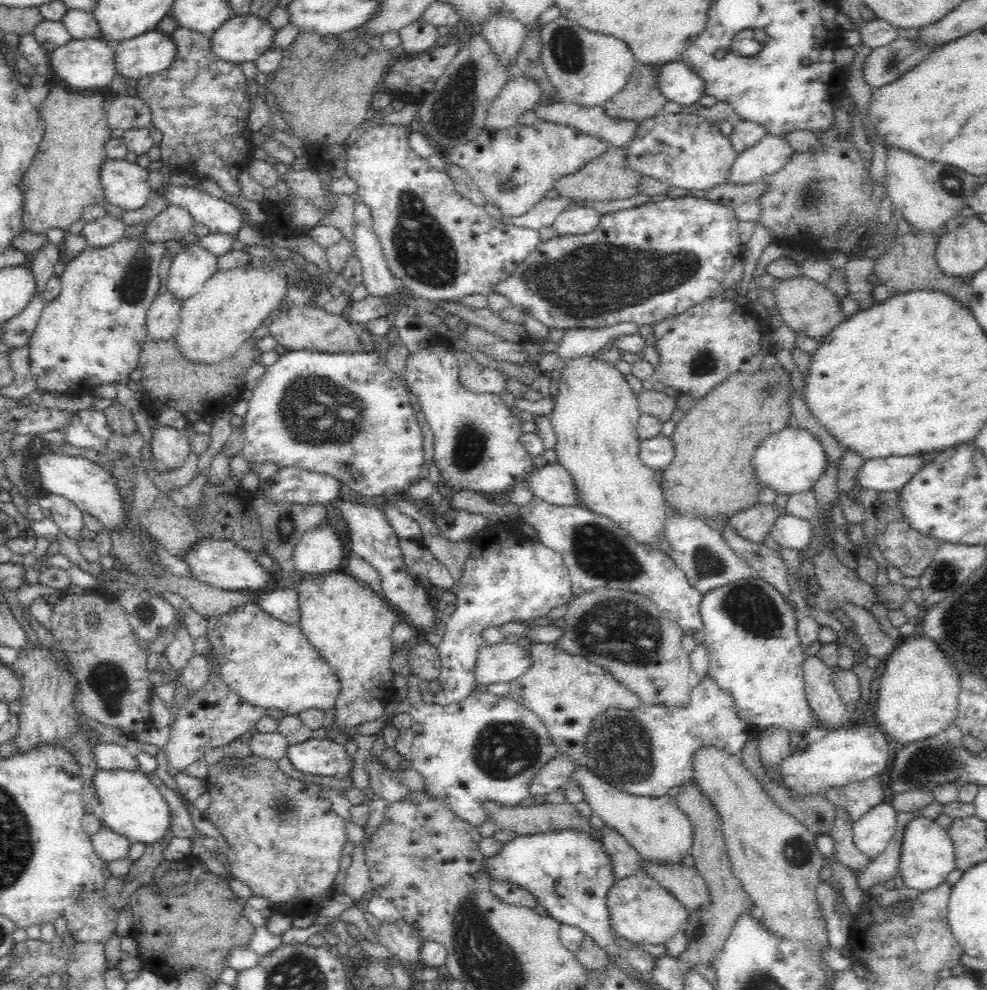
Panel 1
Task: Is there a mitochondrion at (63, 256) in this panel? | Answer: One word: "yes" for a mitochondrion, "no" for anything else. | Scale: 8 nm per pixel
no

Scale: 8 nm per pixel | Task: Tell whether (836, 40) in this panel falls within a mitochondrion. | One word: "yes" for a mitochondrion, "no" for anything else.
no

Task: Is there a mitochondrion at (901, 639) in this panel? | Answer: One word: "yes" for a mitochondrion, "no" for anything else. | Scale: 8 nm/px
no

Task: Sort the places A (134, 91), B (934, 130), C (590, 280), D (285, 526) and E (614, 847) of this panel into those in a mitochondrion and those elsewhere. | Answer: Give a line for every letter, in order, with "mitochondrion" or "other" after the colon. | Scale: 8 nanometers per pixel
A: other
B: other
C: mitochondrion
D: mitochondrion
E: other

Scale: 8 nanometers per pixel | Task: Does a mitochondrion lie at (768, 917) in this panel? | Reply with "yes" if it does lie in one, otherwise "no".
no

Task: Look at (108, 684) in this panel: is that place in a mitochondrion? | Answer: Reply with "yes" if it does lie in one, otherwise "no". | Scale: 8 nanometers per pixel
yes

